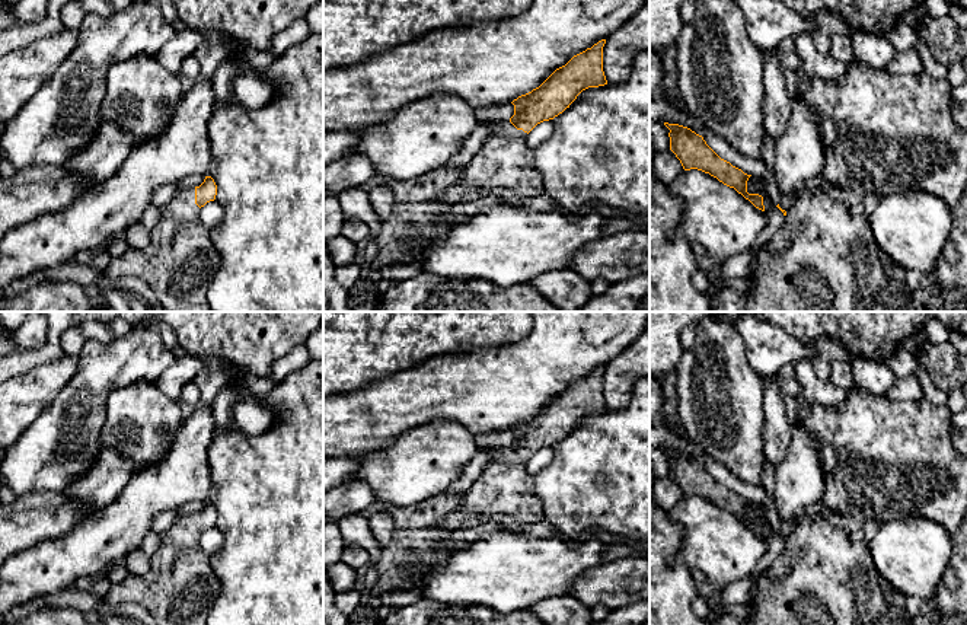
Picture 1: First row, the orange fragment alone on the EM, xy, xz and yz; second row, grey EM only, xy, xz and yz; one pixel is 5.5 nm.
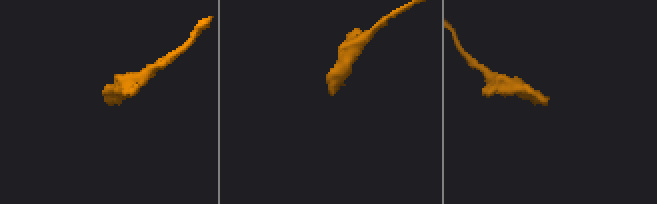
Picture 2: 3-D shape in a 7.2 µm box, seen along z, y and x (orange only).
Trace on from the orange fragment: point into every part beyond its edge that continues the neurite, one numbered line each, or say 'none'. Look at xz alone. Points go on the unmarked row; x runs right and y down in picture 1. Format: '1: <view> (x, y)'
1: xz (504, 493)

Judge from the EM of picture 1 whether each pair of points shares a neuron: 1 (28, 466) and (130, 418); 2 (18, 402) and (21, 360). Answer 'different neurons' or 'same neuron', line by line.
1: different neurons
2: different neurons

